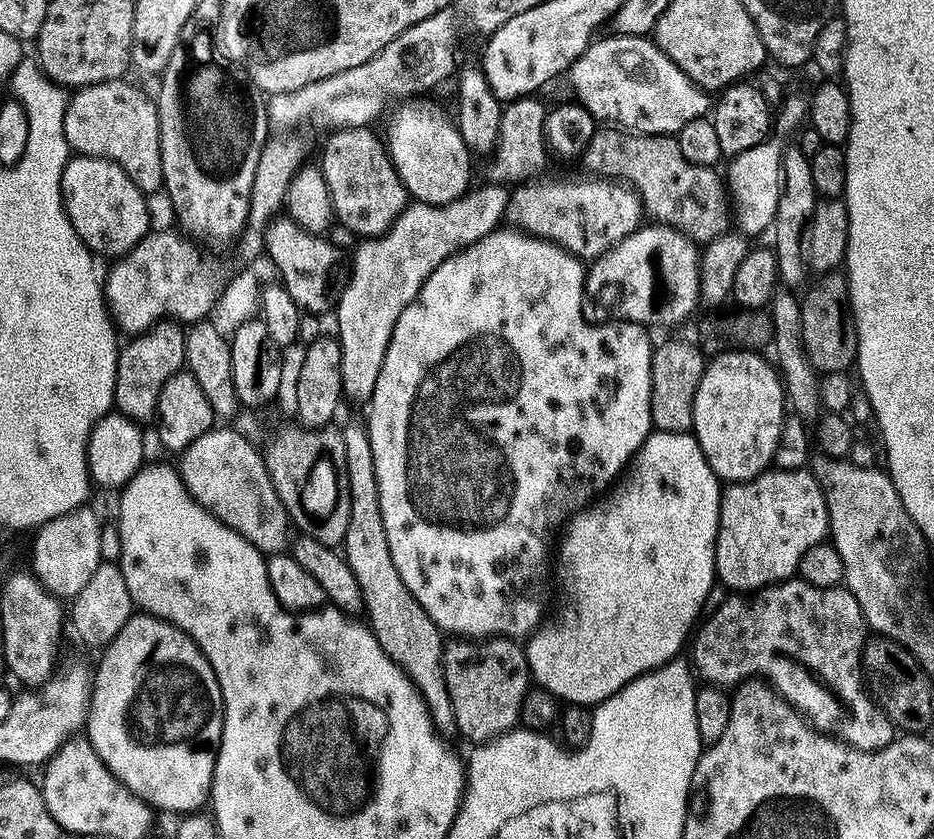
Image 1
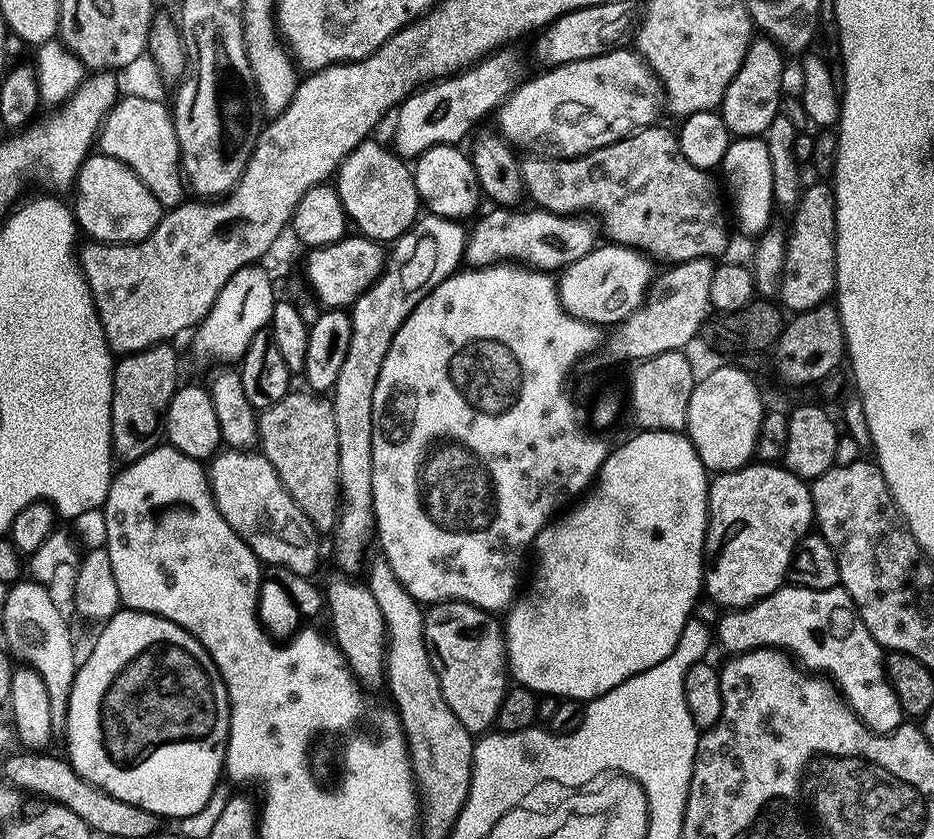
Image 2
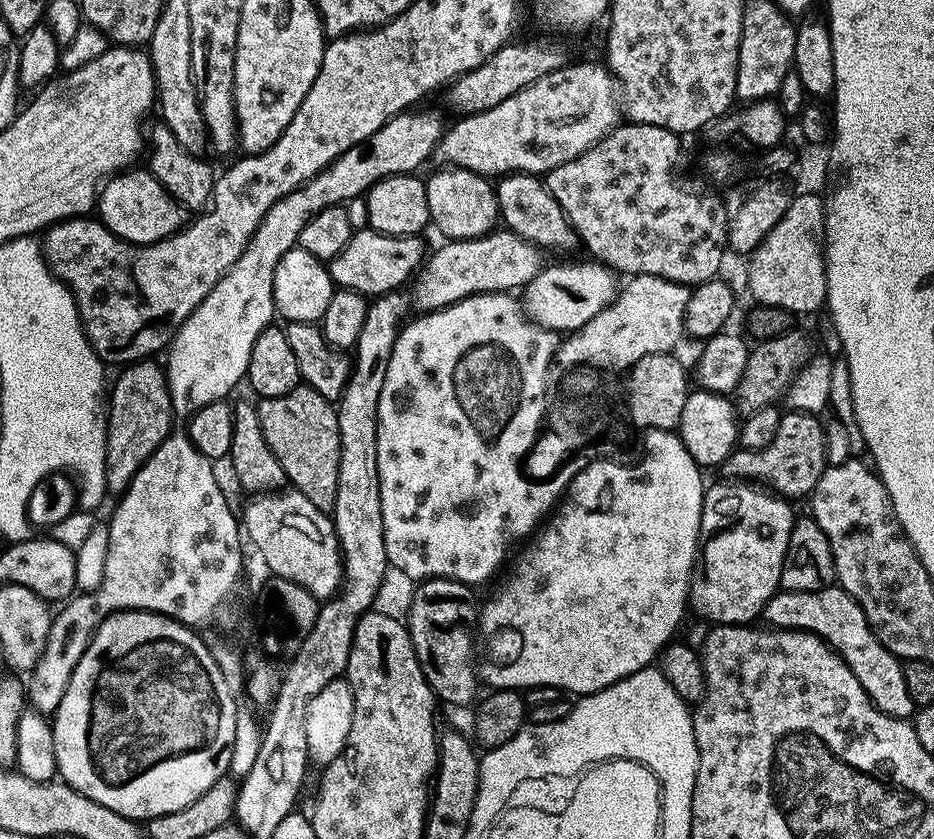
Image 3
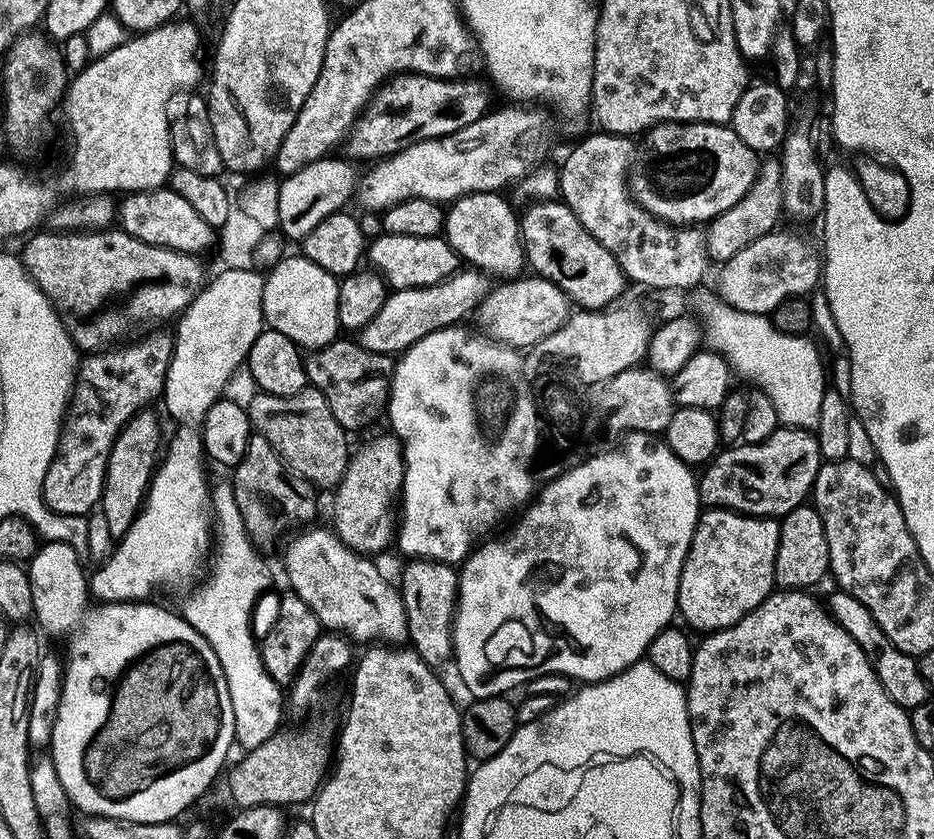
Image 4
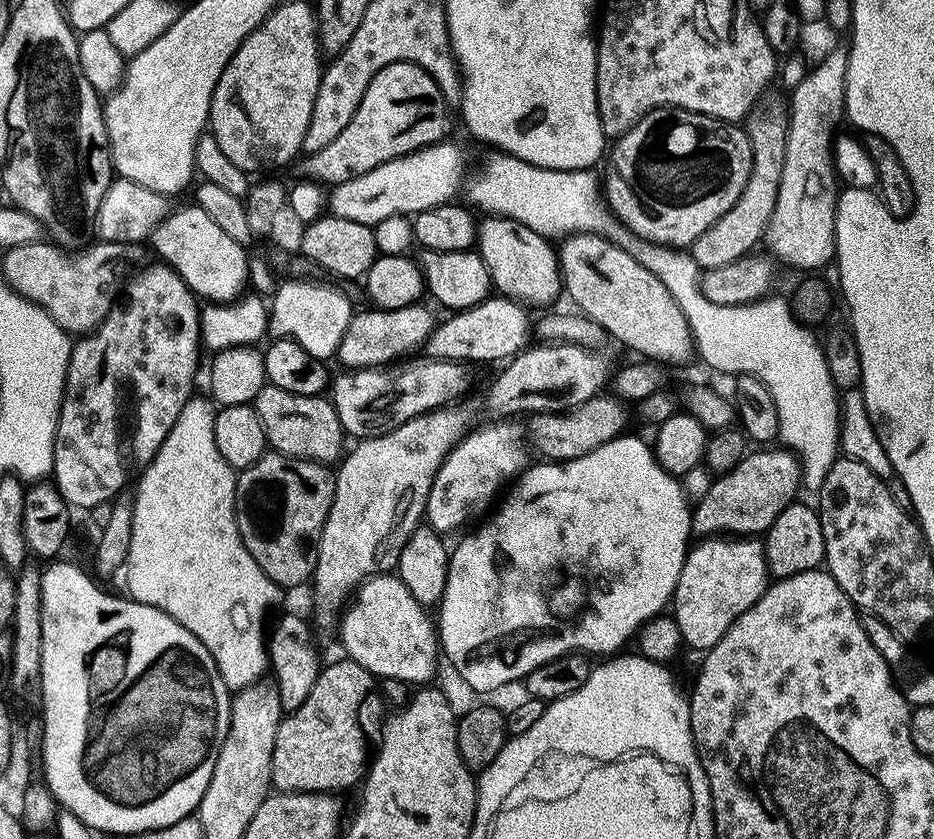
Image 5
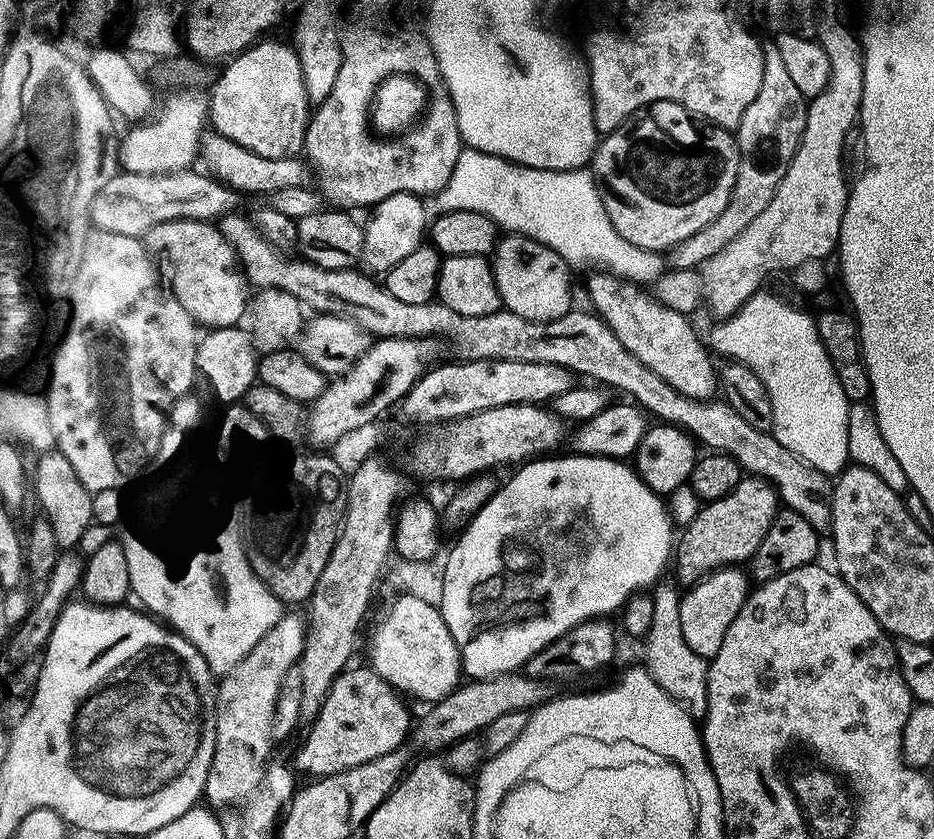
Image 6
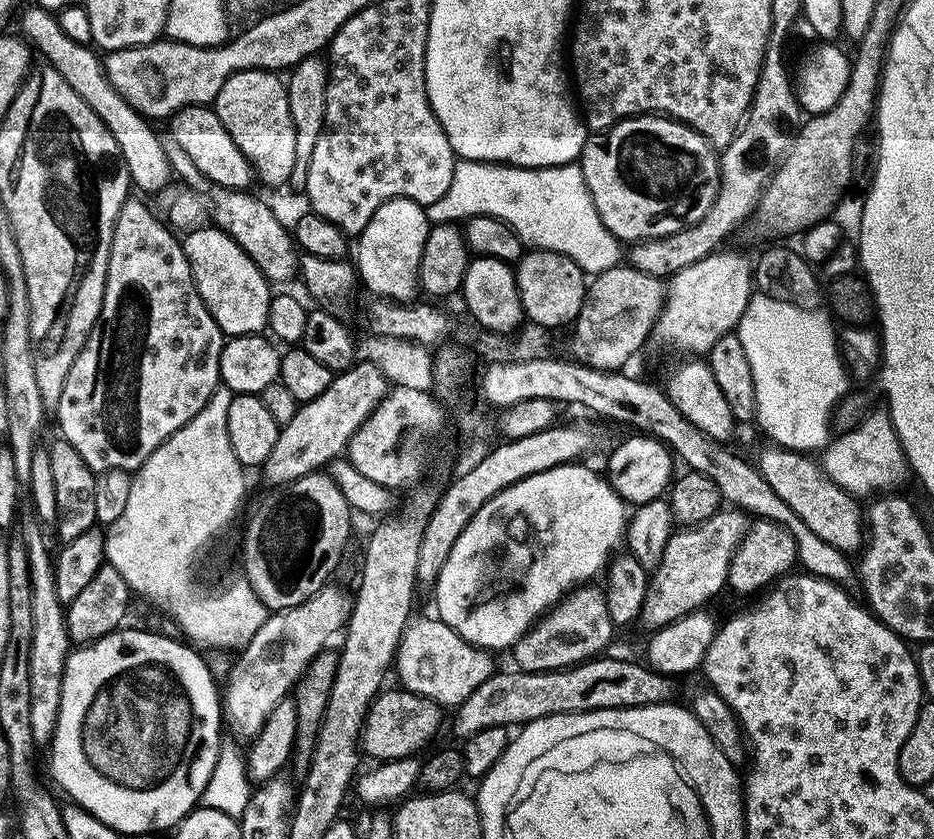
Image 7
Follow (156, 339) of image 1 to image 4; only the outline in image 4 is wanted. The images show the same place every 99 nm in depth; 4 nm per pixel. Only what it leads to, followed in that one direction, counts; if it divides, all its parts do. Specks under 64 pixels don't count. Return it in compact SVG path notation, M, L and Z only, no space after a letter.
M152 410L136 412L130 418L130 422L126 422L126 426L122 426L118 438L114 438L114 446L110 450L108 461L106 462L105 484L102 486L98 505L98 509L100 509L102 514L106 514L107 525L113 538L124 536L126 530L130 530L136 515L144 507L144 497L148 494L148 485L152 483L152 474L156 471L161 456L162 440L160 444L159 418L152 413Z

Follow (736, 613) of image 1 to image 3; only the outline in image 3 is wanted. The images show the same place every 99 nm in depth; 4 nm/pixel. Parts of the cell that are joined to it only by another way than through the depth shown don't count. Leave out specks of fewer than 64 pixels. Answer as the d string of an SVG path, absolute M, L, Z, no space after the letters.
M839 586L823 588L817 592L777 591L766 602L763 619L773 628L795 628L797 632L813 632L822 638L854 670L854 678L862 682L862 690L887 716L908 720L915 713L917 704L906 690L904 665L874 634L866 614L855 598Z

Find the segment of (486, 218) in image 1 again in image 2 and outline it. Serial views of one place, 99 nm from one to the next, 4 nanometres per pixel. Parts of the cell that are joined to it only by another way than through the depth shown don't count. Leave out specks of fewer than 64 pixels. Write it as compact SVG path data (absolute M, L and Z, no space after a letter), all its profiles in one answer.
M431 214L421 215L412 228L406 230L406 234L402 234L391 245L386 256L384 273L357 298L350 309L352 317L350 350L346 350L346 362L342 362L342 371L338 374L338 382L332 387L330 399L334 410L334 426L338 429L338 470L340 471L340 517L337 518L334 529L336 564L344 571L341 573L352 578L359 577L365 571L364 551L367 550L371 540L373 543L376 526L376 512L372 509L374 506L372 489L374 386L378 386L378 374L382 370L382 362L386 362L390 342L394 342L394 334L398 334L402 322L406 322L406 318L415 313L418 302L422 302L422 298L426 298L434 286L441 284L446 277L453 275L461 267L469 237L464 226L459 220L447 220Z

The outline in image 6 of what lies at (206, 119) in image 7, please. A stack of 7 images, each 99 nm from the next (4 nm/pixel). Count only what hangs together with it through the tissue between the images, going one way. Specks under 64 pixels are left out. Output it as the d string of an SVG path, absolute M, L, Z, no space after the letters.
M208 134L203 137L199 147L199 155L208 163L207 171L233 191L261 198L271 197L273 192L286 187L307 187L312 180L309 163L299 155L282 158L262 157L242 145L235 144L227 137Z

